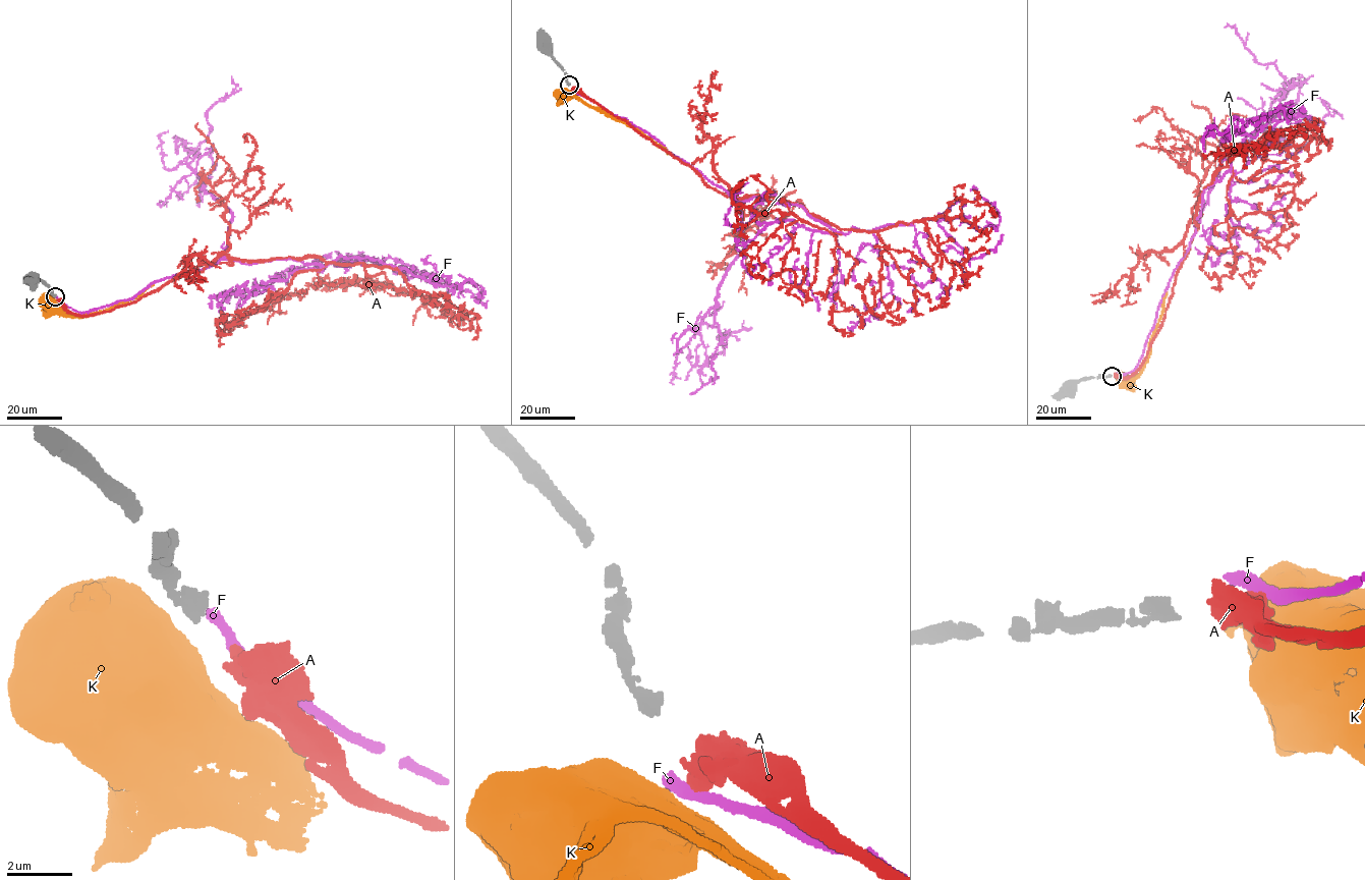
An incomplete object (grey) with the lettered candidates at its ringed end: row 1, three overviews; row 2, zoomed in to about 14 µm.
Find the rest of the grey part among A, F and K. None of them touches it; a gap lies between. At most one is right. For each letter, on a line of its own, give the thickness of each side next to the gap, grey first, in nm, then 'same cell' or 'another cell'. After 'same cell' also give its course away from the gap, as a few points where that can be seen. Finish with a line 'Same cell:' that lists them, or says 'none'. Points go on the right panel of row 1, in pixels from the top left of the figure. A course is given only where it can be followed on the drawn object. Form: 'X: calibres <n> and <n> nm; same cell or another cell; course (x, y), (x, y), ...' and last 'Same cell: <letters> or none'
A: calibres 440 and 440 nm; same cell; course (1115, 376), (1136, 371), (1159, 330), (1197, 203), (1229, 159), (1223, 144), (1238, 155), (1307, 124), (1325, 146)
F: calibres 440 and 320 nm; another cell
K: calibres 440 and 1050 nm; another cell
Same cell: A

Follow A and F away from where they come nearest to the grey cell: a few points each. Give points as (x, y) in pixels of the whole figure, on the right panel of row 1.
A: (1115, 376), (1136, 371), (1159, 330), (1197, 203), (1229, 159), (1223, 144), (1238, 155), (1307, 124), (1325, 146)
F: (1115, 373), (1141, 356), (1202, 194), (1230, 169), (1221, 142), (1236, 117), (1225, 132), (1207, 127), (1205, 151)

